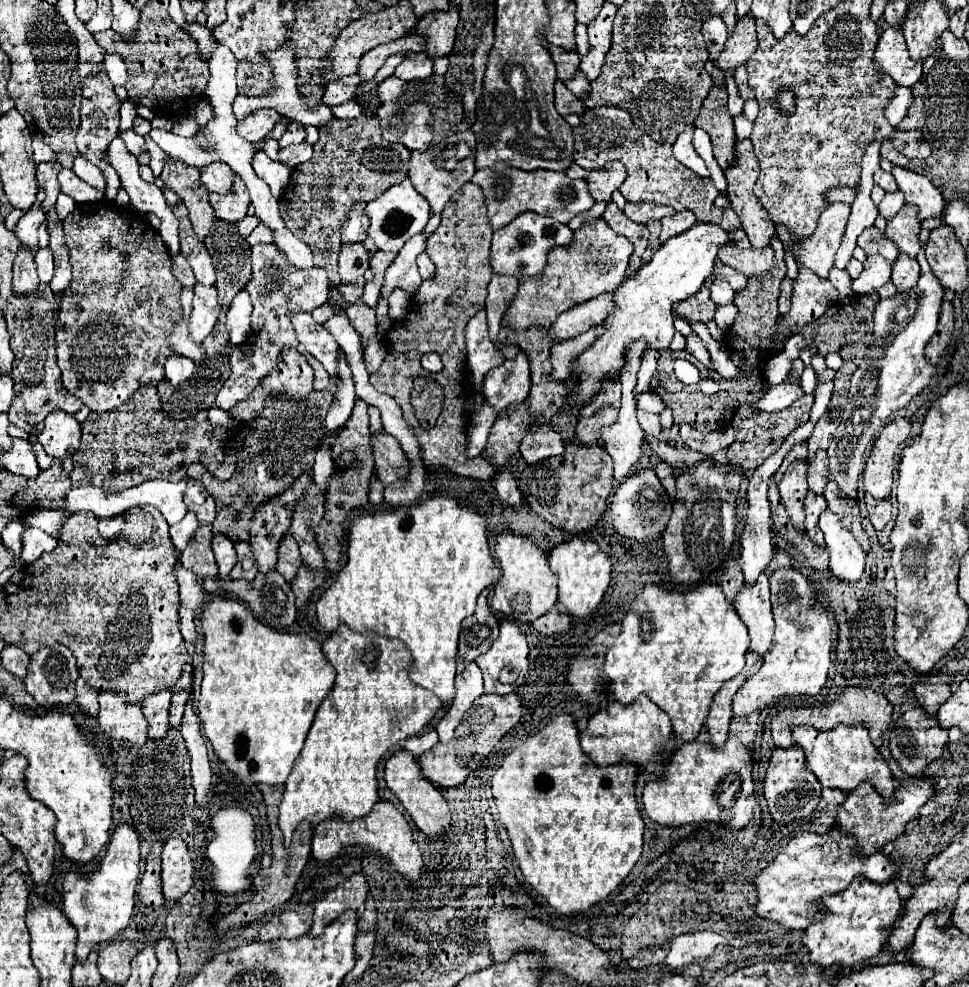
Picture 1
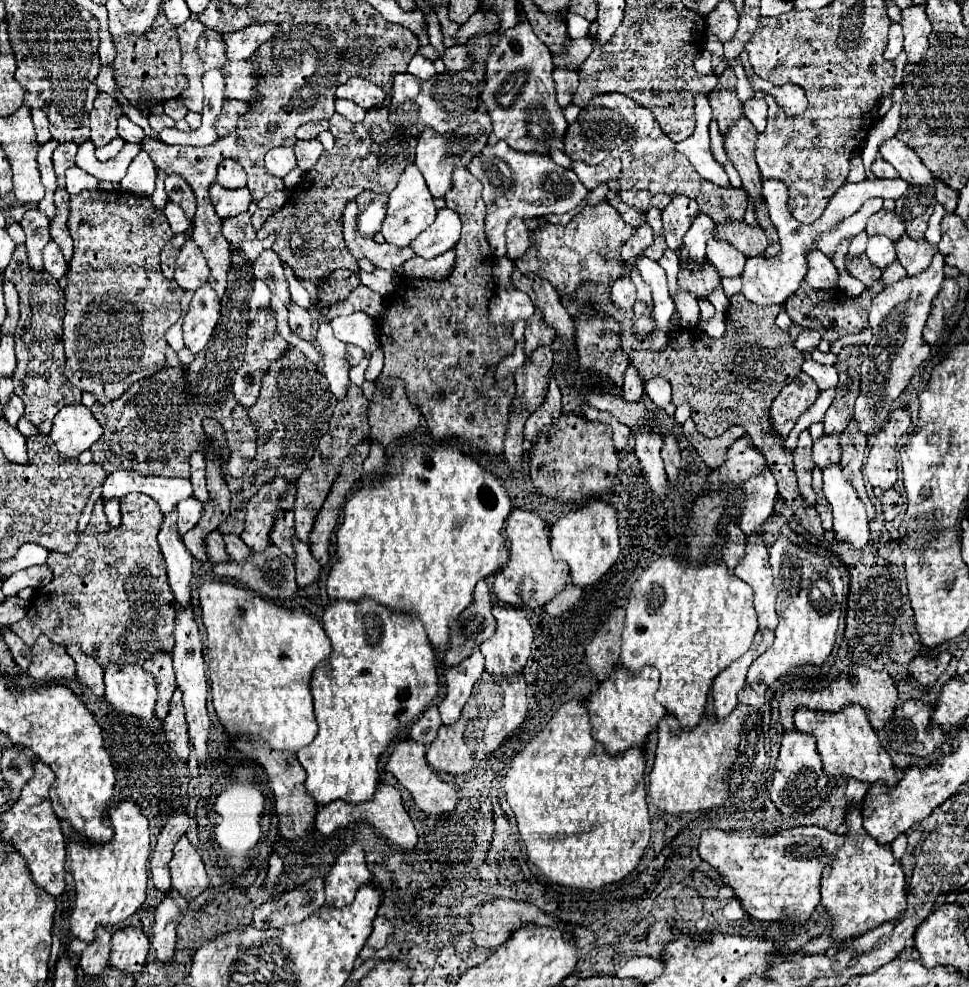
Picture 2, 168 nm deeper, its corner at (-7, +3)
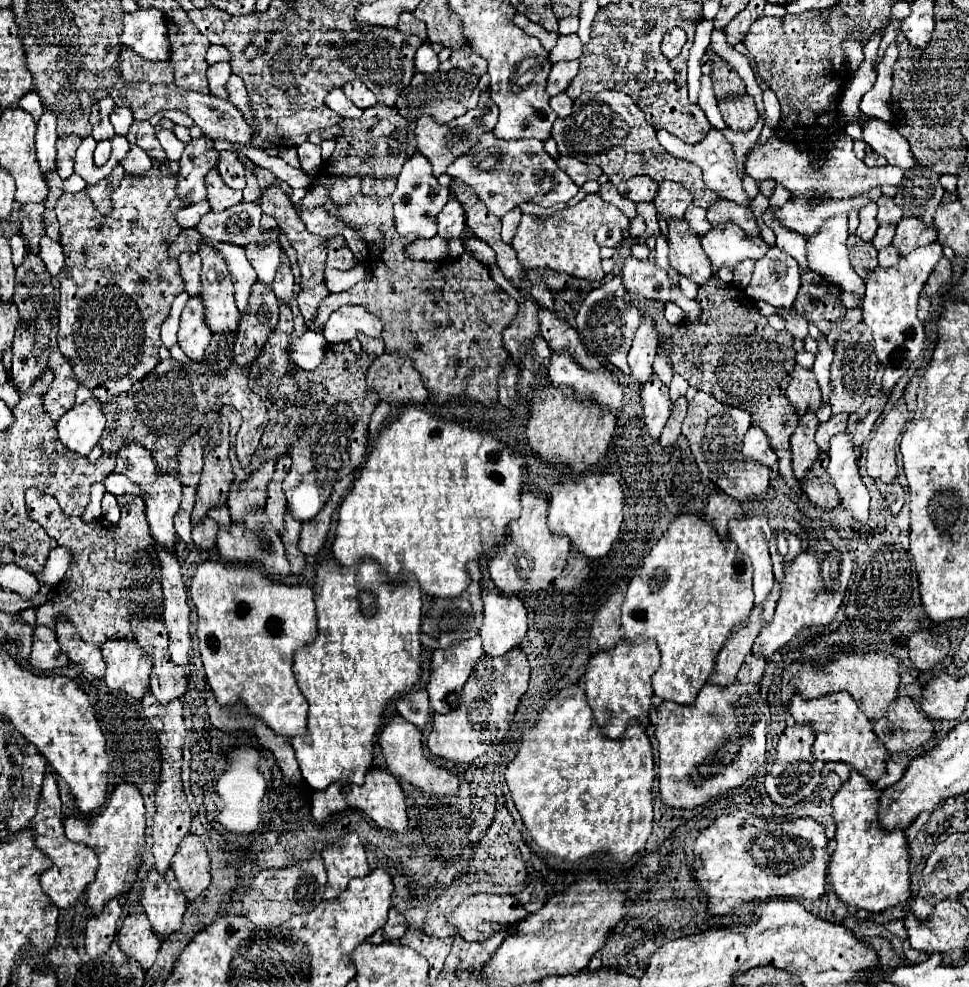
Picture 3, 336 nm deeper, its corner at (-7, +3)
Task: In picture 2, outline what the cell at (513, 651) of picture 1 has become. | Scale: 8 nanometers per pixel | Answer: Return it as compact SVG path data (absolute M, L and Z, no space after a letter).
M494 607L492 609L494 617L496 617L496 633L492 639L484 641L480 645L480 651L486 659L486 671L492 675L502 675L502 677L512 677L524 671L524 667L528 665L530 659L530 651L532 651L532 641L534 641L534 633L532 627L524 615L522 609L514 609L514 607Z

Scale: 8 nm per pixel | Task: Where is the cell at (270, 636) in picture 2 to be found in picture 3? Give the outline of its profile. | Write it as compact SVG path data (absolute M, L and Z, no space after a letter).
M204 561L198 565L196 575L192 577L190 597L198 615L198 641L206 669L206 681L210 689L214 689L216 701L220 705L234 705L242 701L248 711L262 717L272 731L280 735L304 735L308 701L296 685L292 673L292 655L296 649L312 643L316 637L312 589L308 585L286 585L278 579L272 579L264 569Z

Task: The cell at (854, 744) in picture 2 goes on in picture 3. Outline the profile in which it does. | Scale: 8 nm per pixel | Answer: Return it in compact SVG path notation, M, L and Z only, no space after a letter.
M838 691L818 699L804 699L800 693L794 693L788 701L790 715L800 725L810 725L816 733L812 753L818 761L834 763L842 761L858 769L870 781L878 781L886 773L886 749L872 731L872 721L858 709L854 697L846 691Z

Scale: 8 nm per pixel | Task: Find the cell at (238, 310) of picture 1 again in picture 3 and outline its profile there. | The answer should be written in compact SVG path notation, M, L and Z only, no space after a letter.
M276 239L270 241L252 241L246 249L246 257L254 267L258 281L264 285L272 285L274 273L280 265L280 243Z

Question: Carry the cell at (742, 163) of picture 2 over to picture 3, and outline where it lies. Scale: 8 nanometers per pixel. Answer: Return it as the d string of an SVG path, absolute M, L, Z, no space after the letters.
M726 95L720 101L720 111L724 115L724 121L734 131L748 131L758 121L758 111L754 105L754 99L750 95Z

